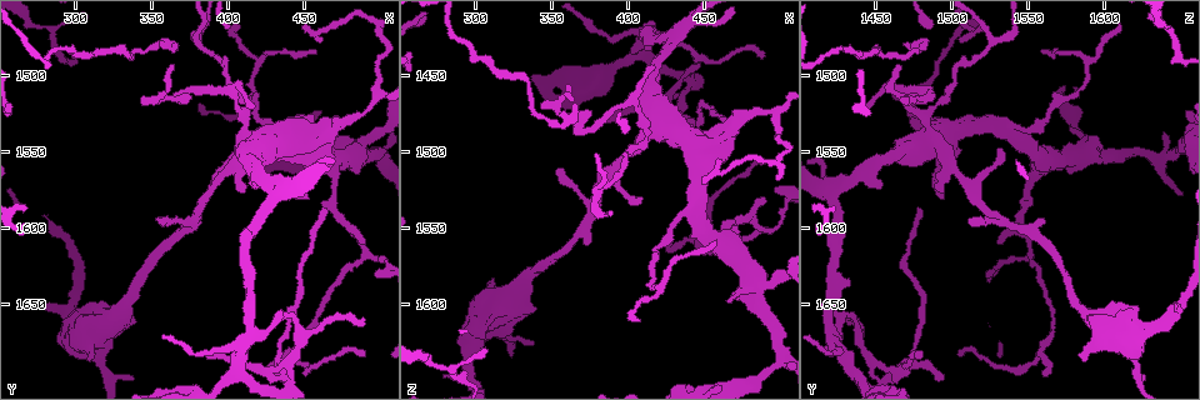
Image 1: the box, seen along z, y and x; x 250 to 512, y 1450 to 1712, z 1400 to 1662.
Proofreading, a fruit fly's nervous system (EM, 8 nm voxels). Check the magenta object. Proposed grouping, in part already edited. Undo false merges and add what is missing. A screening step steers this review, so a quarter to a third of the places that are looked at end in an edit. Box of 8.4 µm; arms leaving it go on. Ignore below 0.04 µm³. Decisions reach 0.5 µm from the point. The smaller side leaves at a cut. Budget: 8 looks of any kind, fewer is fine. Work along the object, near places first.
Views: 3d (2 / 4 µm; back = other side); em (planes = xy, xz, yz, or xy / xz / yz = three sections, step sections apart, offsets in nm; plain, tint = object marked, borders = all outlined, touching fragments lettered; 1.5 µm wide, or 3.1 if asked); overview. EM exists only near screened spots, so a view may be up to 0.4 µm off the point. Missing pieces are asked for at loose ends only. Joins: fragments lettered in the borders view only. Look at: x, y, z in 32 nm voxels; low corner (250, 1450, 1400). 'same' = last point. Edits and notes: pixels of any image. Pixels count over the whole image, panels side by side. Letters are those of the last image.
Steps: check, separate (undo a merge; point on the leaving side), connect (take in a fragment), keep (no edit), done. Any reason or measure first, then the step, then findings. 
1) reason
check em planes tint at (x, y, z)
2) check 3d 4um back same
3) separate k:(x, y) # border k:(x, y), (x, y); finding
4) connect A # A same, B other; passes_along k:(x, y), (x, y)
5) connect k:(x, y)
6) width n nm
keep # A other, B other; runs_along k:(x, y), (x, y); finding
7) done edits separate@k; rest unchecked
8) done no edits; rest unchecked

end of a long branch
check em xz step 8 tint at (360, 1494, 1468)

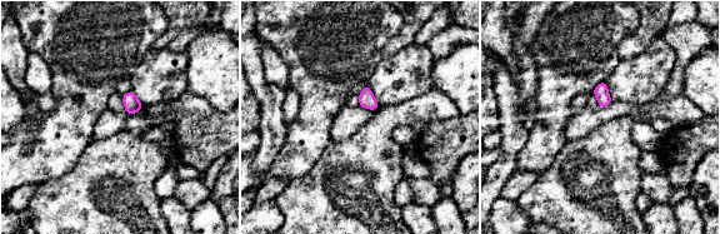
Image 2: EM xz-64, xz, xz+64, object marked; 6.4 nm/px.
another direction
check em planes borders same

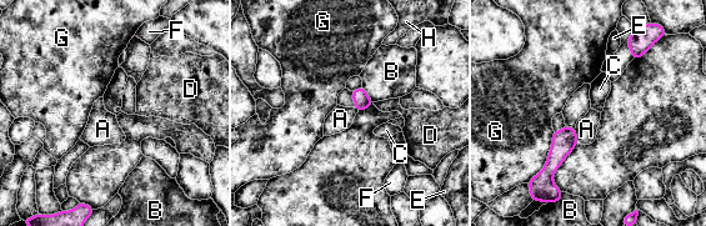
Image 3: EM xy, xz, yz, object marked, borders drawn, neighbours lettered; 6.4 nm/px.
keep # A other, B other, C other, D other, E other, F other, G other, H other; border 3:(575, 127), (579, 141); none of them fits

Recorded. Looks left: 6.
branch stops here
check em planes borders at (382, 1682, 1478)

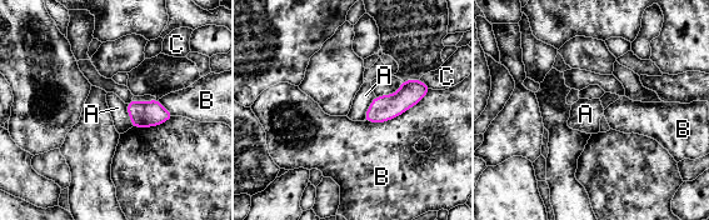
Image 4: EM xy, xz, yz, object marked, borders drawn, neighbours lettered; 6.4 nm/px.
keep # A other, B other, C other; border 4:(375, 96), (363, 119); none of them fits

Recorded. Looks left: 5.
free end
check 3d 2um at (308, 1684, 1584)

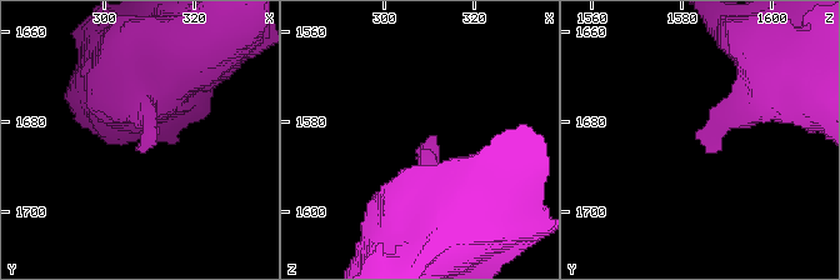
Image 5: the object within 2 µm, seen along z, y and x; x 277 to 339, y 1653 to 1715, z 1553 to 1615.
check em xz step 8 tint at (308, 1686, 1586)

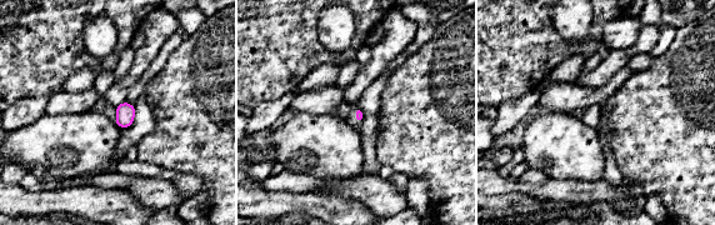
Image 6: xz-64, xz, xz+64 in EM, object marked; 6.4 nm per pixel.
cut it another way
check em yz step 4 borders same

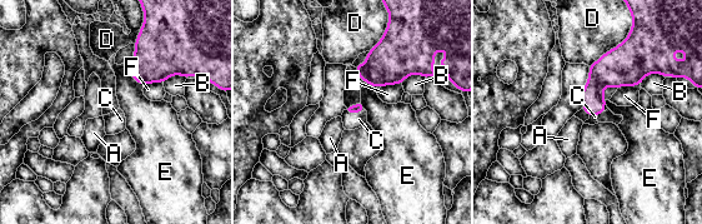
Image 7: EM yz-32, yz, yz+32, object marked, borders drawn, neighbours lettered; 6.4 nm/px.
connect C # A other, B other, C same, D other, E other, F other; passes_along 7:(359, 106), (354, 113), (351, 122); the cell continues

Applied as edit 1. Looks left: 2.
done edits connect@7; rest unchecked

